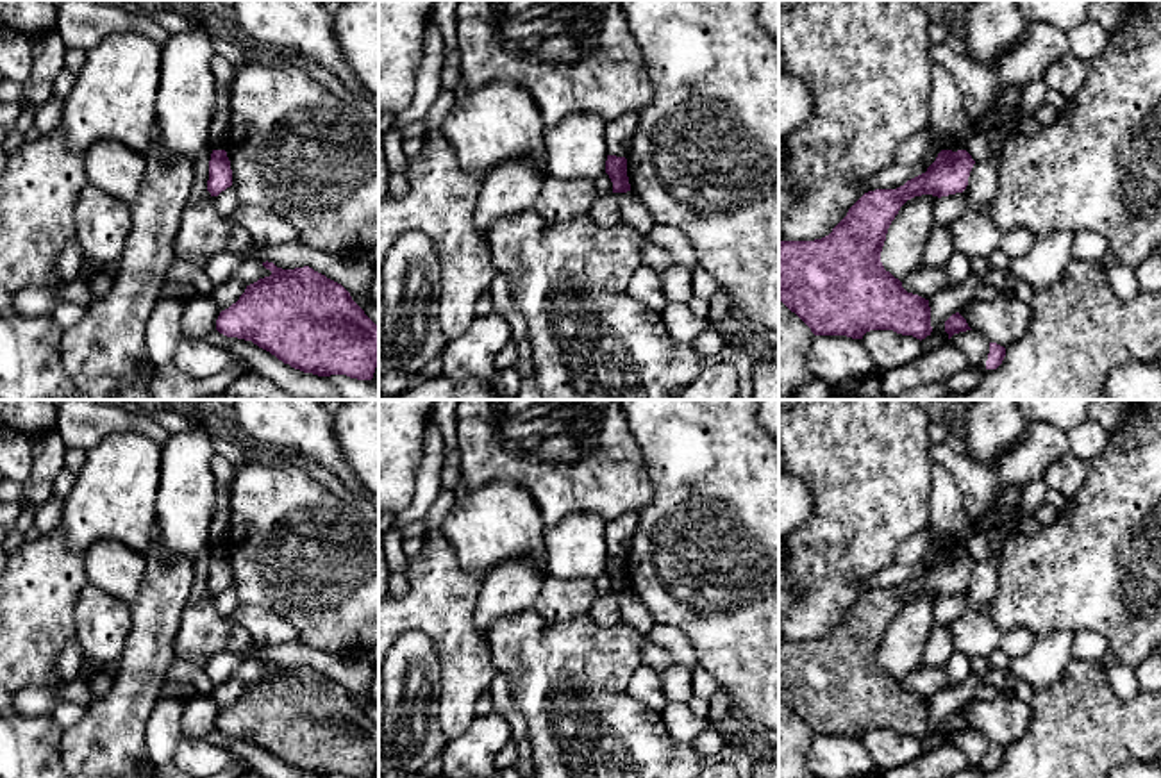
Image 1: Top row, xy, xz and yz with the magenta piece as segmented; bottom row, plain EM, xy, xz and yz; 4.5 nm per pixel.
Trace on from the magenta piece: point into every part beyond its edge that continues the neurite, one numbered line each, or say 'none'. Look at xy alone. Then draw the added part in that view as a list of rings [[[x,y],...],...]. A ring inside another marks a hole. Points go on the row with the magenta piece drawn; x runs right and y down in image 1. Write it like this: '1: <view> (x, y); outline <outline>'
none

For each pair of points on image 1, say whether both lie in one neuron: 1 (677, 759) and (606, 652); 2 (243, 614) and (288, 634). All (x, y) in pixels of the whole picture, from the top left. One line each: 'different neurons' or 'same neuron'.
1: same neuron
2: same neuron

